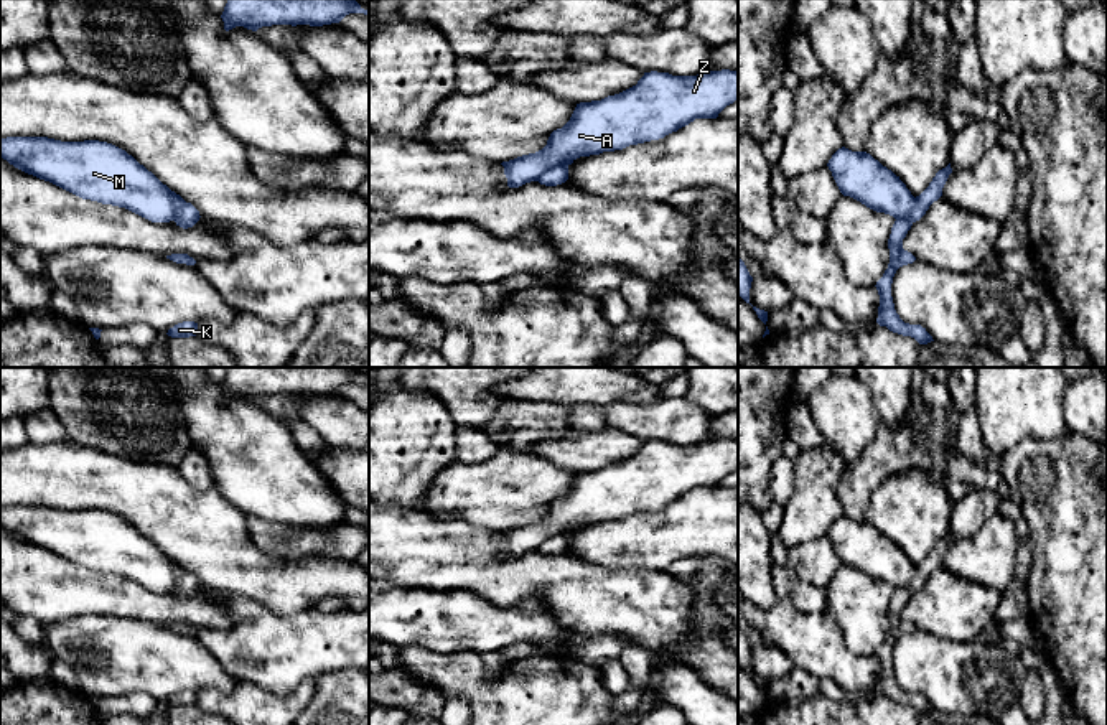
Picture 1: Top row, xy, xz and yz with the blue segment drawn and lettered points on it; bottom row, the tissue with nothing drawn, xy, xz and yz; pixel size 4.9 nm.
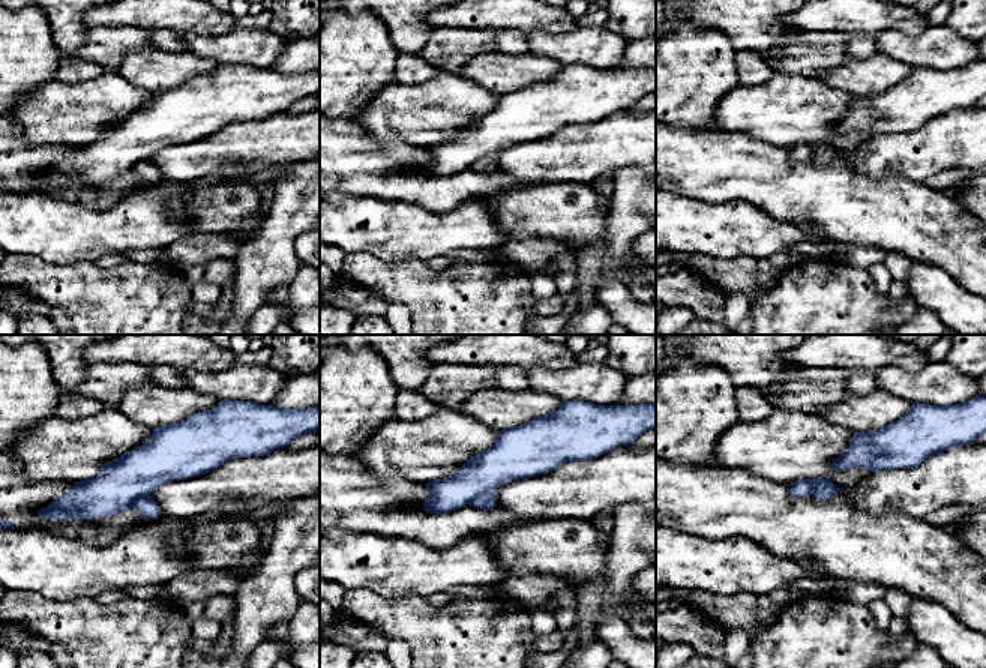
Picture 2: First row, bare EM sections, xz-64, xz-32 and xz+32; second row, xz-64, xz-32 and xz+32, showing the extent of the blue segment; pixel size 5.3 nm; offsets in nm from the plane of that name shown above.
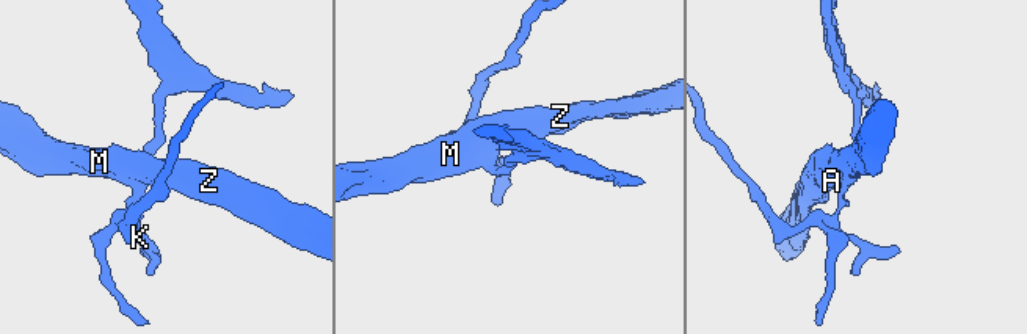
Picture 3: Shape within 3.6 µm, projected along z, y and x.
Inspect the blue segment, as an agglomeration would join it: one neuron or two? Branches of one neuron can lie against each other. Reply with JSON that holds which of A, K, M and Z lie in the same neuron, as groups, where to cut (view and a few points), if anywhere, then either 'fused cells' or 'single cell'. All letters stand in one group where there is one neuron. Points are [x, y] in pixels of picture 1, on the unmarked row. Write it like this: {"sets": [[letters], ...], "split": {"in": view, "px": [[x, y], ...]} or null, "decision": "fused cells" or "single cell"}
{"sets": [["A", "M", "Z"], ["K"]], "split": {"in": "xz", "px": [[567, 534], [552, 534], [536, 549]]}, "decision": "fused cells"}

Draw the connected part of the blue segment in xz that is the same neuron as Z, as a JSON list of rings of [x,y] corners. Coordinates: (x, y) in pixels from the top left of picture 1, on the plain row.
[[[707,440],[697,445],[672,445],[669,442],[644,442],[636,455],[601,470],[577,473],[570,489],[550,503],[547,514],[529,524],[502,531],[509,557],[537,550],[555,534],[572,534],[580,526],[623,519],[651,509],[664,508],[695,488],[717,488],[738,470],[738,440]]]

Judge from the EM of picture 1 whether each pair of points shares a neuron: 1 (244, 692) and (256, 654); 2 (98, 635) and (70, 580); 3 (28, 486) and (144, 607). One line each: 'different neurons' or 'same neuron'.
1: different neurons
2: different neurons
3: different neurons

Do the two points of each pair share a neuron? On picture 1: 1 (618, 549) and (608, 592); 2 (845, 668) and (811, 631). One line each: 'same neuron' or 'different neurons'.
1: different neurons
2: same neuron

